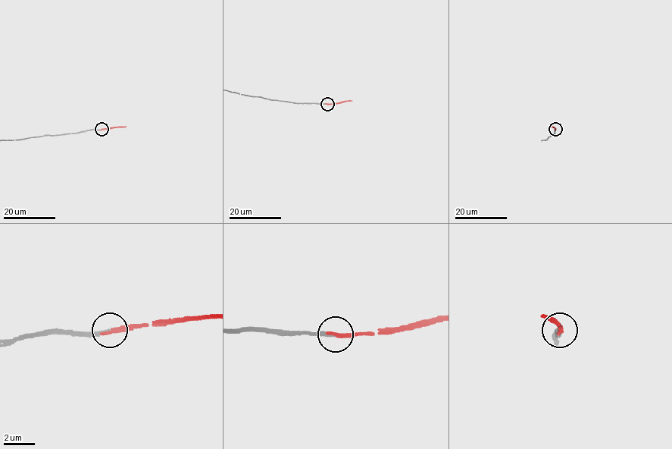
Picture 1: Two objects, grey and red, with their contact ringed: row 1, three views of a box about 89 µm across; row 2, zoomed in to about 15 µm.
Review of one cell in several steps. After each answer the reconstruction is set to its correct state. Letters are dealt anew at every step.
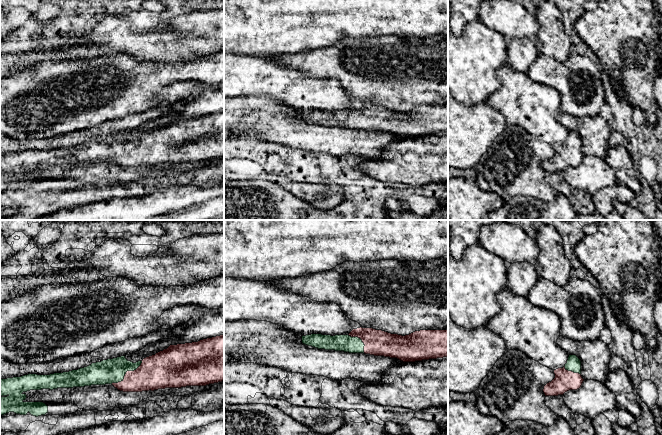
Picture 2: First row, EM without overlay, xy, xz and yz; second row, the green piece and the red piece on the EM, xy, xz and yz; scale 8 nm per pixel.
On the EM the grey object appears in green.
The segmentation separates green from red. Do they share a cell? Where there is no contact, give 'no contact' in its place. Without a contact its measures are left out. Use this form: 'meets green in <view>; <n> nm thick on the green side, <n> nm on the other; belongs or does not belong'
meets green in xy; 200 nm thick on the green side, 280 nm on the other; belongs

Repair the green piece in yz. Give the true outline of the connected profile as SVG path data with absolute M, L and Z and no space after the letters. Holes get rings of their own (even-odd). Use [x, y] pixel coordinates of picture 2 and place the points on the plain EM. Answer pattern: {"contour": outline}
{"contour": "M569 131L563 144L554 146L555 154L544 162L545 172L563 171L569 166L577 166L584 155L581 152L581 137L576 131Z"}

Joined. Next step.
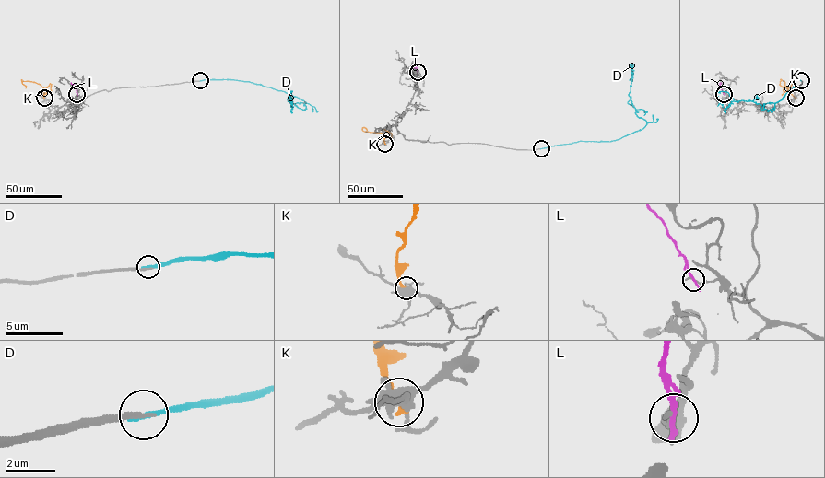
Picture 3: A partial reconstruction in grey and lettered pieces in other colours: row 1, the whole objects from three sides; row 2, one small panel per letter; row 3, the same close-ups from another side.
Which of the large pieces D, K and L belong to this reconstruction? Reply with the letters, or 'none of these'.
D

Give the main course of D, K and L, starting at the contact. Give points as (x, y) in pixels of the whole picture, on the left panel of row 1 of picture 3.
D: (200, 80), (250, 81), (290, 93), (306, 102), (295, 105), (288, 100), (291, 100), (291, 103), (289, 96)
K: (44, 98), (45, 89), (40, 85), (22, 80), (25, 88)
L: (76, 94), (76, 88), (71, 83)

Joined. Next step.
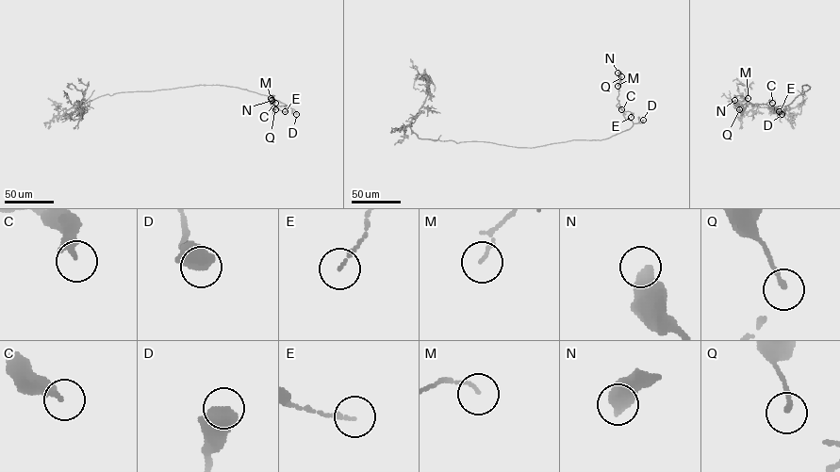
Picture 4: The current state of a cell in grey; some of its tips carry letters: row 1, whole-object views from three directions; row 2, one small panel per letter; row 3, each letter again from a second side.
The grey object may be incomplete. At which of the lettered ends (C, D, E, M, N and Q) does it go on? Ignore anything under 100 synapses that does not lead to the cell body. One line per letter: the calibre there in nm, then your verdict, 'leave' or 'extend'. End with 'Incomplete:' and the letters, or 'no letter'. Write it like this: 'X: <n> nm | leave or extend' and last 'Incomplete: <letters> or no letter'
C: 320 nm | leave
D: 650 nm | leave
E: 140 nm | leave
M: 100 nm | leave
N: 550 nm | leave
Q: 170 nm | leave
Incomplete: no letter

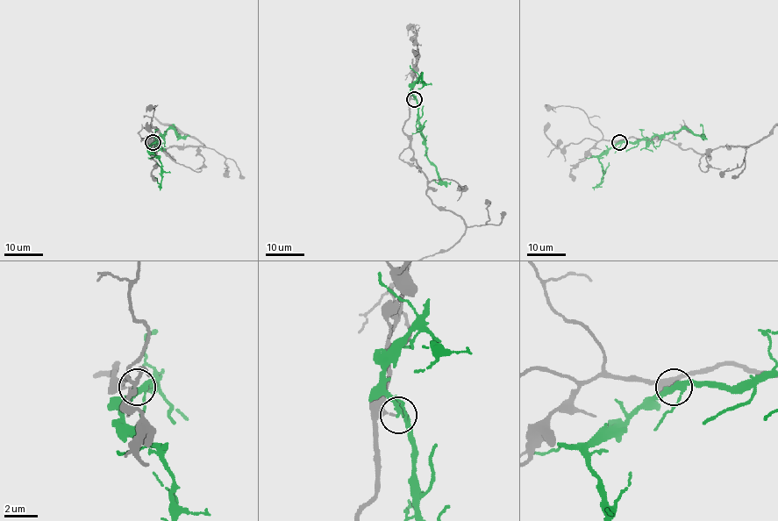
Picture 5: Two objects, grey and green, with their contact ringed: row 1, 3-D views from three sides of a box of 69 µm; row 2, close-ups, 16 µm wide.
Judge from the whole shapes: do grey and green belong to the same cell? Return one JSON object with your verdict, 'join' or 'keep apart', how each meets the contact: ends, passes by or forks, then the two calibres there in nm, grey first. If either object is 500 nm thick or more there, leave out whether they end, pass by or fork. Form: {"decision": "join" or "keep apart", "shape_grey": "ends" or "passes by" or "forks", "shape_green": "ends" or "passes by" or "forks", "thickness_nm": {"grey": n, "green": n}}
{"decision": "keep apart", "shape_grey": "ends", "shape_green": "forks", "thickness_nm": {"grey": 240, "green": 260}}

